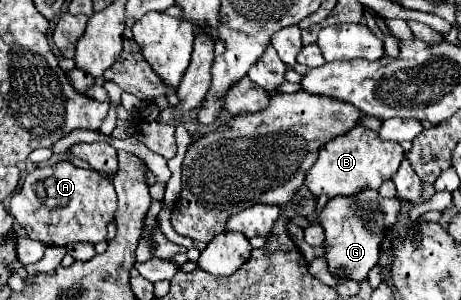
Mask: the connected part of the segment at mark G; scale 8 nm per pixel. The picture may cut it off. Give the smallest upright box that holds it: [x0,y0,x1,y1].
[317,189,401,281]

